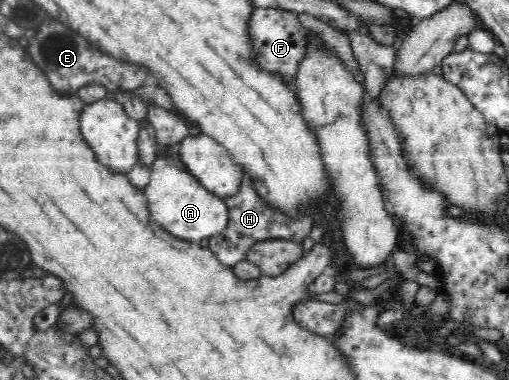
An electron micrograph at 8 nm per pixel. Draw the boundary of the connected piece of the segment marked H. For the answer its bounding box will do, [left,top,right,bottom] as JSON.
[208,176,313,268]

